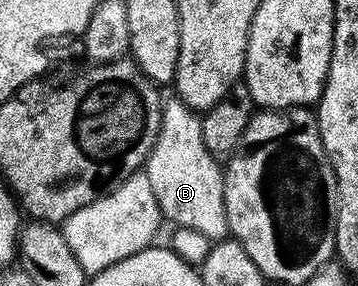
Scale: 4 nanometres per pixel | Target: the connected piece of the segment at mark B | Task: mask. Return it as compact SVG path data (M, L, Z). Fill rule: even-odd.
M178 97L163 104L162 121L155 145L148 155L144 170L150 178L161 216L175 226L205 233L208 239L219 241L229 234L224 201L224 177L221 164L206 149L202 141L201 118Z

